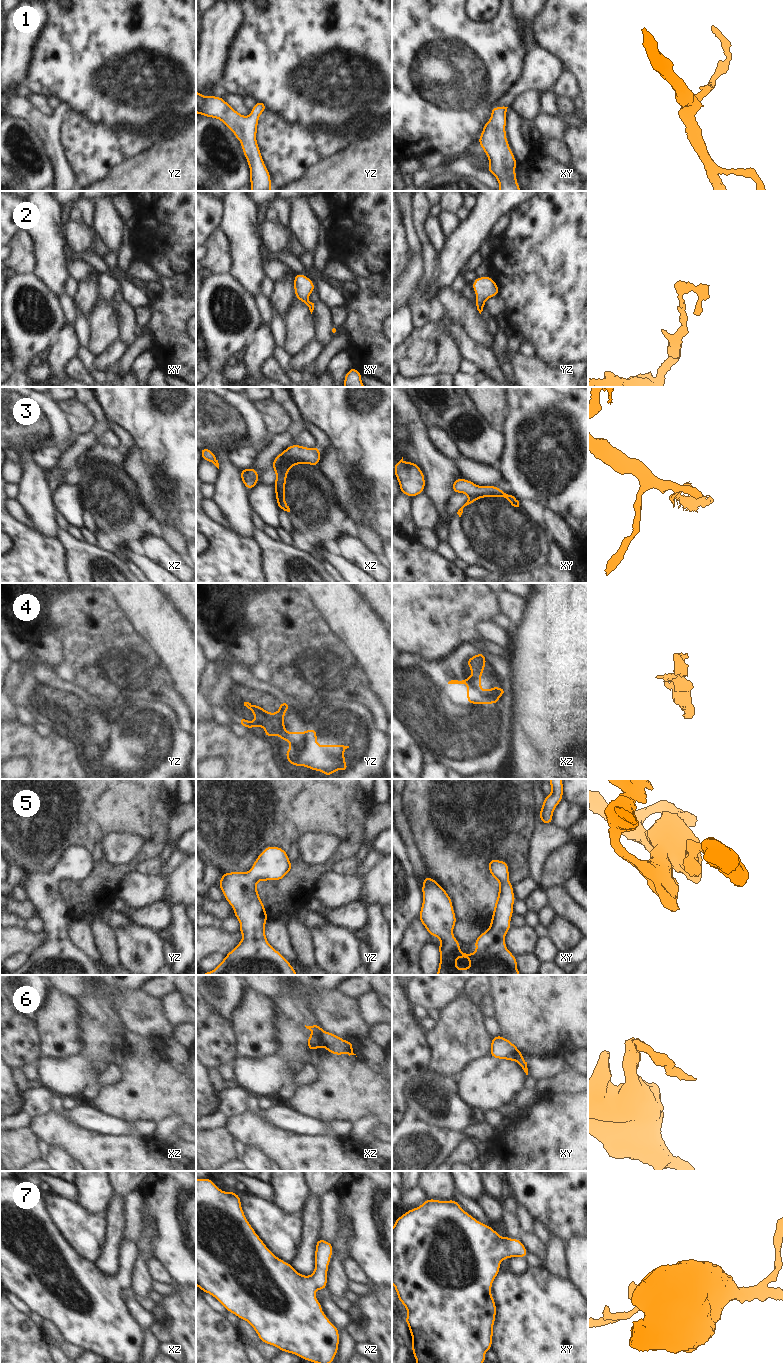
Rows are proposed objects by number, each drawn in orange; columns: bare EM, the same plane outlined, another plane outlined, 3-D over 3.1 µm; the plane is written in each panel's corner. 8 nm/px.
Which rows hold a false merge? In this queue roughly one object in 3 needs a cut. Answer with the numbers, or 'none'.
3, 4, 6

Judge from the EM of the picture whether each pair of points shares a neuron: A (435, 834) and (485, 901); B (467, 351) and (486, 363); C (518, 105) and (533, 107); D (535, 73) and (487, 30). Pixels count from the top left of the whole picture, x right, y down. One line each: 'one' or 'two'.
A: one
B: one
C: one
D: two

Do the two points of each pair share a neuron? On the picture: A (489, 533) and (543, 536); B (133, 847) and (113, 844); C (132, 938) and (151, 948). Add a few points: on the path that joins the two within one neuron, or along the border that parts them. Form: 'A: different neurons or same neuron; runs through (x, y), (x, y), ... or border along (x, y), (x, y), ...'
A: same neuron; runs through (502, 536), (530, 536)
B: same neuron; runs through (128, 847), (118, 847)
C: same neuron; runs through (137, 943), (142, 948), (146, 948)

